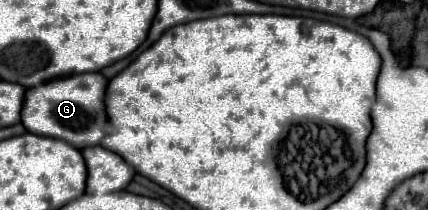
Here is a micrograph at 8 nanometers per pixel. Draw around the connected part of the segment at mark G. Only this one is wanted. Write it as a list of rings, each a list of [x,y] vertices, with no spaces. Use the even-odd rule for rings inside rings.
[[[100,72],[56,78],[52,82],[34,86],[24,98],[22,124],[32,134],[60,138],[78,150],[86,146],[98,146],[108,132],[108,114],[104,104],[106,86],[108,78]]]

